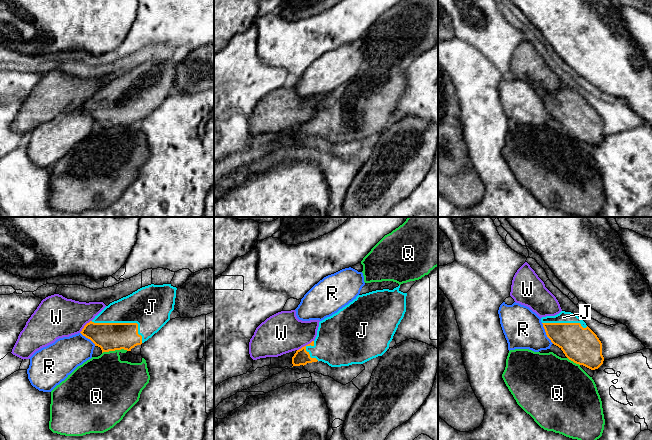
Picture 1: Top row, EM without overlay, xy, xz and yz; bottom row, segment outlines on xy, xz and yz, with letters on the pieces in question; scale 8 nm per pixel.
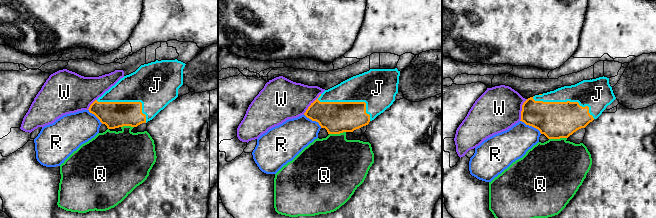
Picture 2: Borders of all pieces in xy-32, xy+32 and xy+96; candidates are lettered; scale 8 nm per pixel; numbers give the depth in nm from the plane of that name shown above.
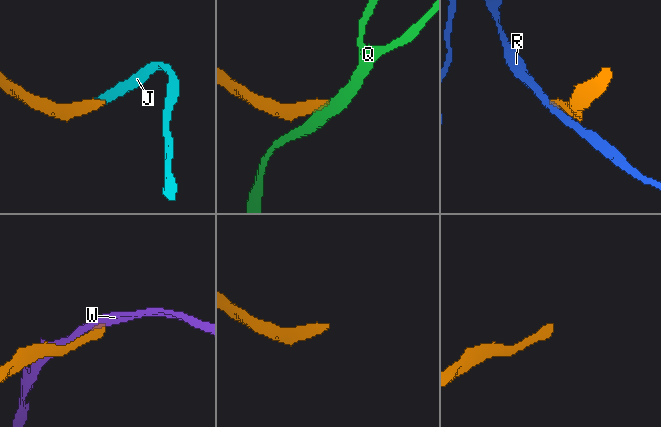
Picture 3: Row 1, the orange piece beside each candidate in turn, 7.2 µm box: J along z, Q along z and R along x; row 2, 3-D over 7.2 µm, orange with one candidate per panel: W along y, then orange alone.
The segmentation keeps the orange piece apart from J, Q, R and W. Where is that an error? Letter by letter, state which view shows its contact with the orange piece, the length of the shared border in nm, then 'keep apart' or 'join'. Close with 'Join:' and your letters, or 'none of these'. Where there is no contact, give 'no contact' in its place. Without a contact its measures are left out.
J: meets orange in xy; contact 440 nm long; join
Q: meets orange in xy; contact 200 nm long; keep apart
R: meets orange in yz; contact 190 nm long; keep apart
W: meets orange in xz; contact 160 nm long; keep apart
Join: J

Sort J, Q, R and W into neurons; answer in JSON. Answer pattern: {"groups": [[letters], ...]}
{"groups": [["J"], ["Q"], ["R"], ["W"]]}

